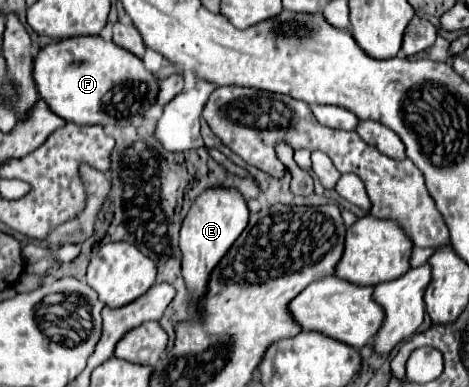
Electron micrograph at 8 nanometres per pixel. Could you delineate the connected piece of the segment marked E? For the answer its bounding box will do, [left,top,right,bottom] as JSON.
[180,187,248,301]

